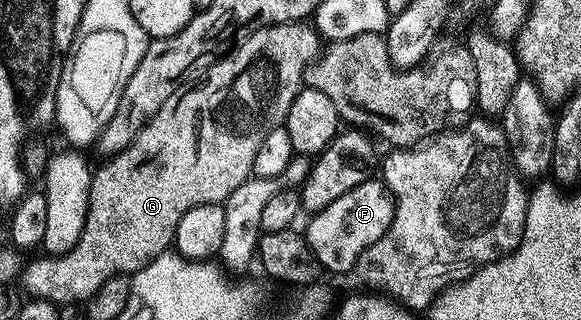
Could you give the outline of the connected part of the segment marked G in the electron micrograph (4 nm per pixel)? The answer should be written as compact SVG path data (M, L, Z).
M302 21L283 22L279 26L266 26L257 32L253 32L243 42L238 43L234 48L228 50L226 54L220 56L216 62L208 65L205 70L207 75L196 86L191 86L188 90L186 88L180 89L173 96L169 96L169 100L165 100L165 104L161 104L159 111L141 128L141 132L132 140L130 146L122 150L121 153L114 155L110 160L104 161L107 163L99 171L96 169L92 173L89 212L85 220L85 232L81 232L81 240L71 251L59 258L41 256L35 264L31 265L30 263L28 265L23 276L23 281L25 280L25 286L29 292L28 295L31 298L45 298L56 304L75 302L78 298L80 300L90 298L93 292L97 292L97 288L101 288L101 284L105 284L105 280L109 280L119 273L130 276L136 270L154 260L159 254L168 253L169 247L175 241L177 224L181 224L181 216L185 216L185 212L189 212L189 208L197 208L197 204L211 204L213 202L222 204L227 201L228 196L234 190L247 182L247 179L252 177L253 160L257 156L257 148L261 148L261 140L265 138L270 130L286 123L289 108L304 85L303 72L307 69L308 62L312 61L320 53L320 35L310 25L307 25L308 27L303 25L307 24Z

